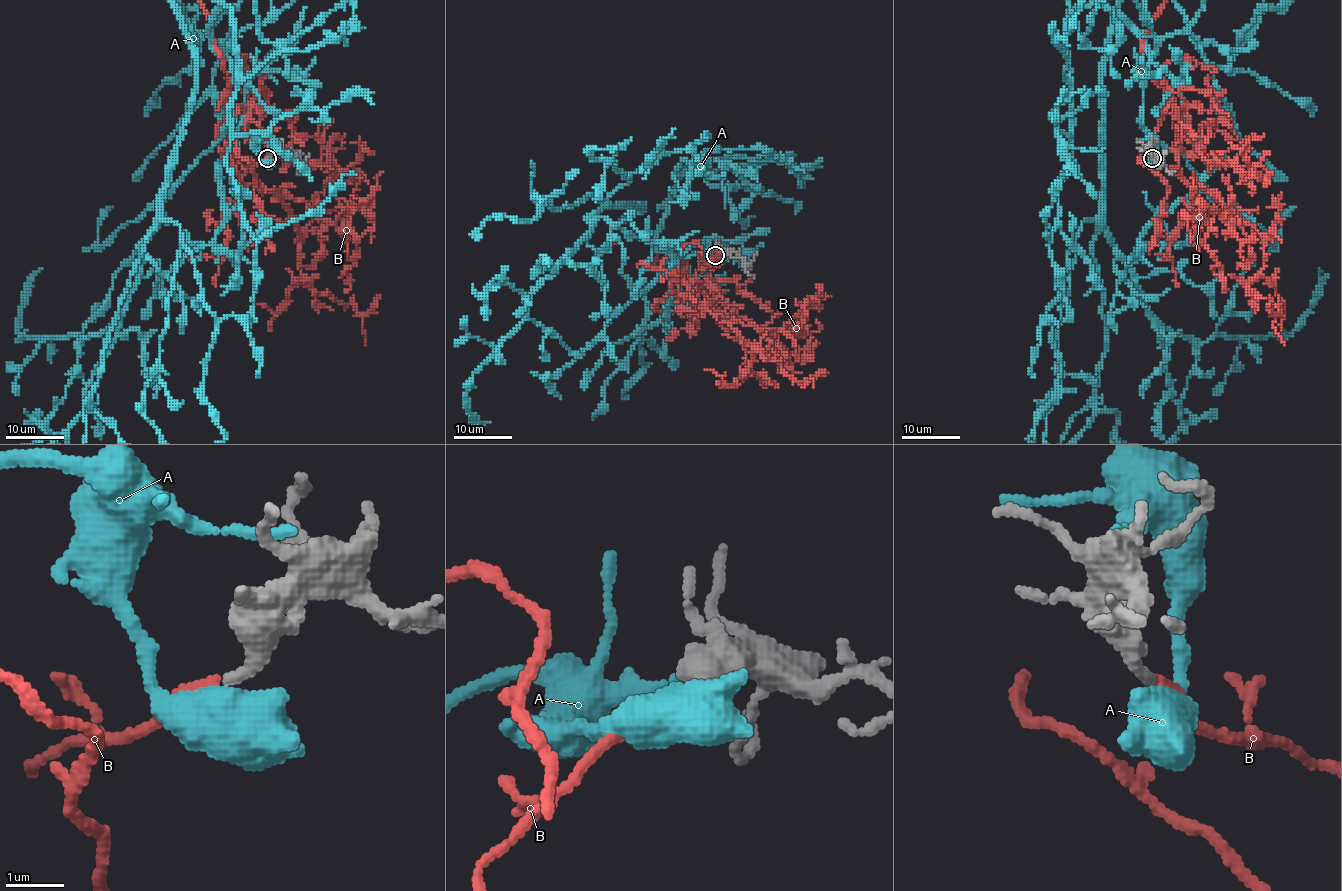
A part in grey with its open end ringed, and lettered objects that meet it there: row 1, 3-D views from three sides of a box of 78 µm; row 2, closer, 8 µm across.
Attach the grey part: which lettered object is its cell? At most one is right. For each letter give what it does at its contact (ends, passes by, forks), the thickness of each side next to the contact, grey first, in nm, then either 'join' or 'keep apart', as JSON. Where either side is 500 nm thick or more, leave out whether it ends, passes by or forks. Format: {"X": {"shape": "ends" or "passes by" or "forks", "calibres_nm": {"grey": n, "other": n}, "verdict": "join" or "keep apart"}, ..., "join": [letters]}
{"A": {"calibres_nm": {"grey": 300, "other": 750}, "verdict": "keep apart"}, "B": {"shape": "ends", "calibres_nm": {"grey": 280, "other": 180}, "verdict": "join"}, "join": ["B"]}

